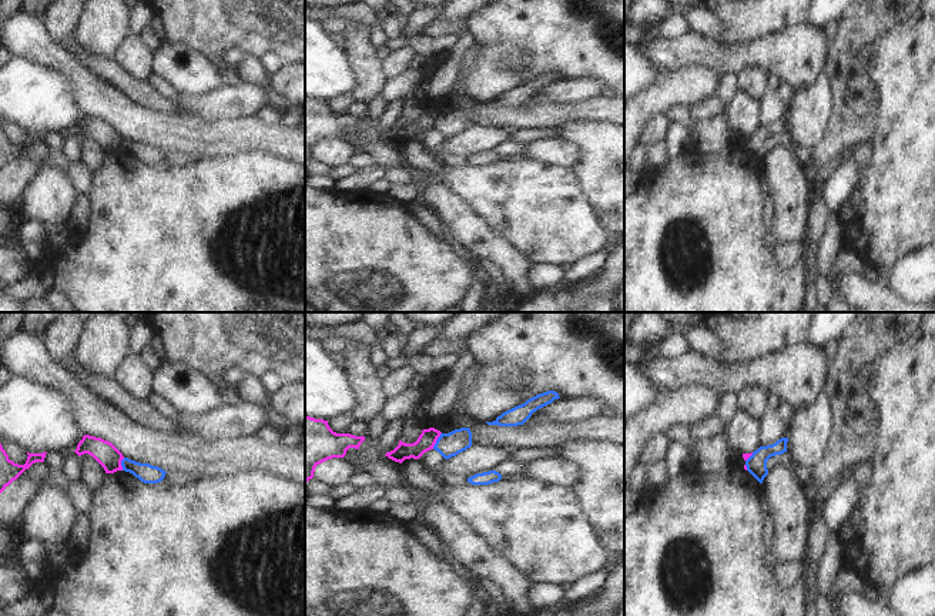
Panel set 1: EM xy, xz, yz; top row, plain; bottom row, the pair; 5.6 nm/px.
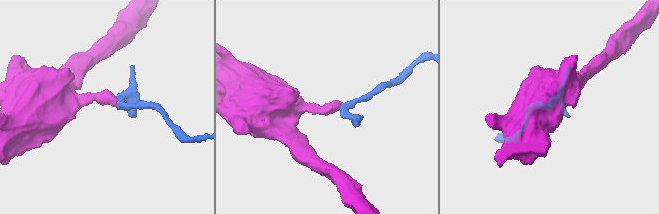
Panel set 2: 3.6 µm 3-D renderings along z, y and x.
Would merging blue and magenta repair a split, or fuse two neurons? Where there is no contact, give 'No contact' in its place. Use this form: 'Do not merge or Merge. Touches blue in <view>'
Do not merge. Touches blue in xz

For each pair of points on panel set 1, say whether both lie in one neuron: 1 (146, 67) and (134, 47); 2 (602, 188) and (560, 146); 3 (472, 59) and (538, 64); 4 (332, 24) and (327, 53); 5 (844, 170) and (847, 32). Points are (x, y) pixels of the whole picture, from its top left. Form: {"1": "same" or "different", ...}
{"1": "same", "2": "different", "3": "different", "4": "different", "5": "different"}

